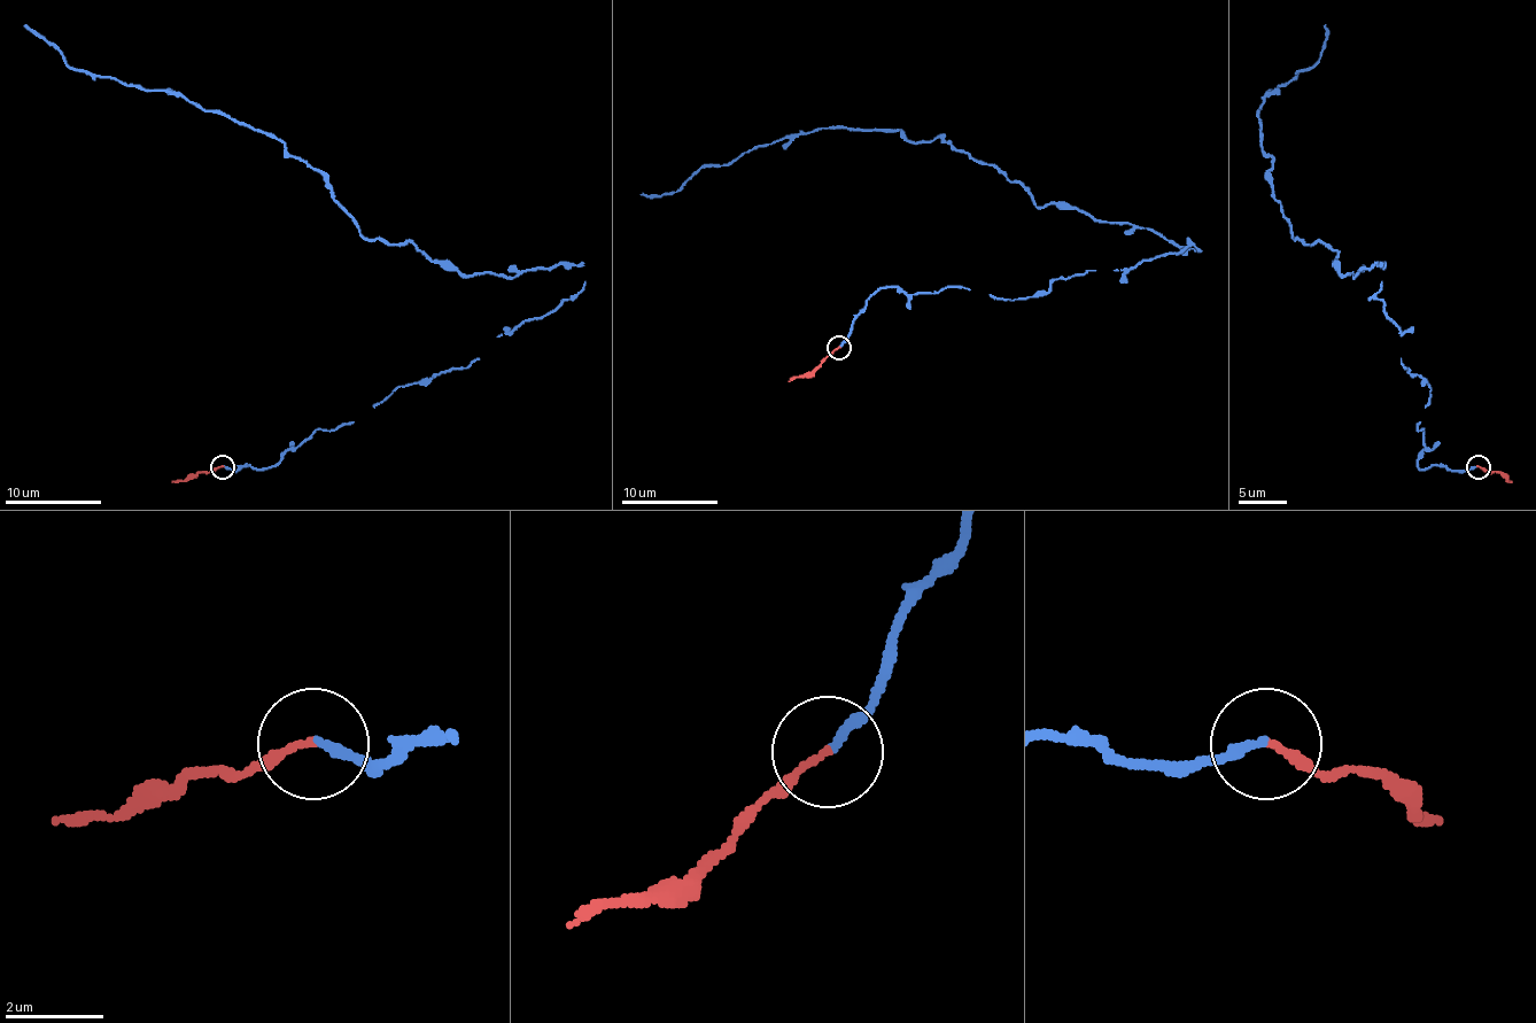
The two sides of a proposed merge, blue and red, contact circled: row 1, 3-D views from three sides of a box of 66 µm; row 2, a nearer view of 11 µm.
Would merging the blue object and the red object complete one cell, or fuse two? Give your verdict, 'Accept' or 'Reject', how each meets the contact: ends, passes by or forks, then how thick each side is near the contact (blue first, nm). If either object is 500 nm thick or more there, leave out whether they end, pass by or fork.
Accept. At the ring blue ends. At the ring red ends. Thickness 190 nm (blue) against 140 nm

